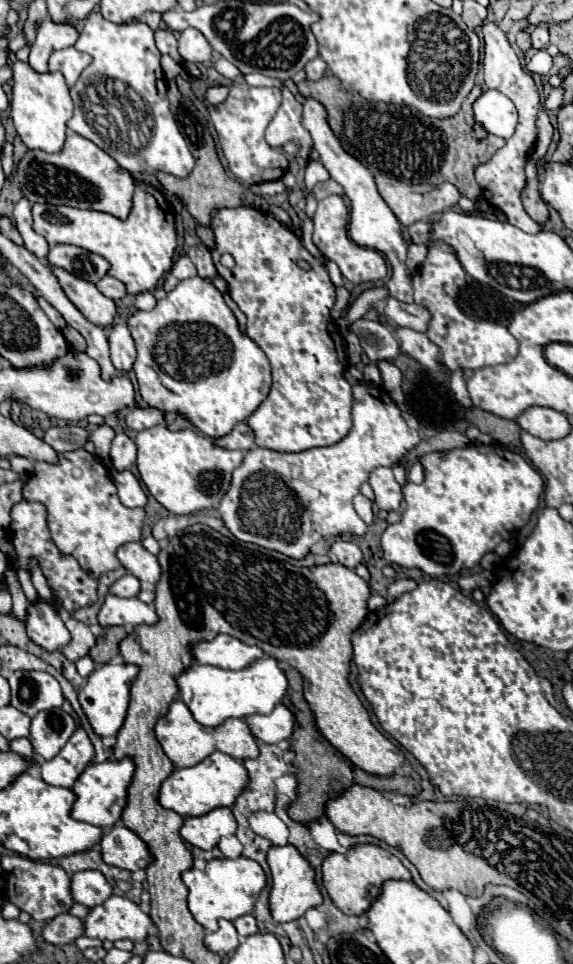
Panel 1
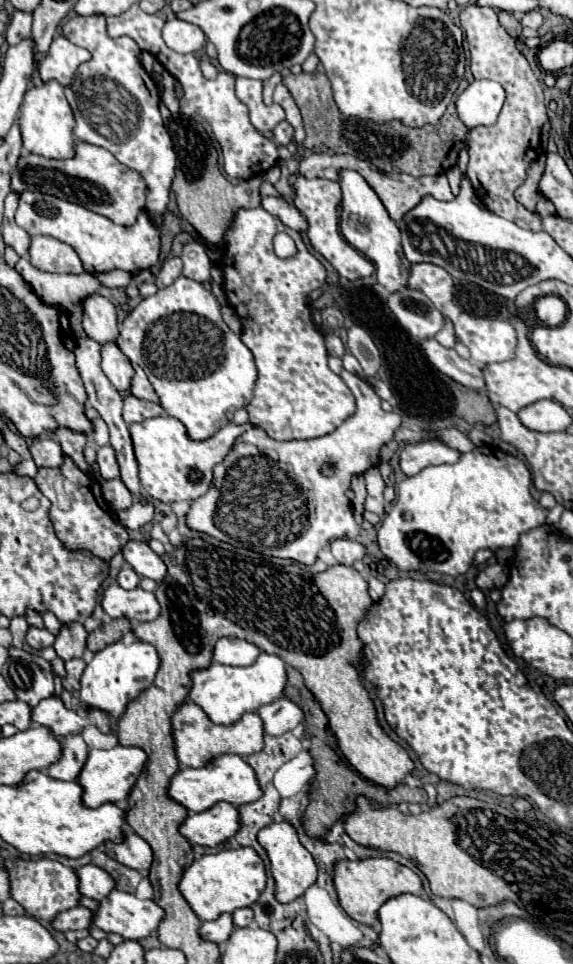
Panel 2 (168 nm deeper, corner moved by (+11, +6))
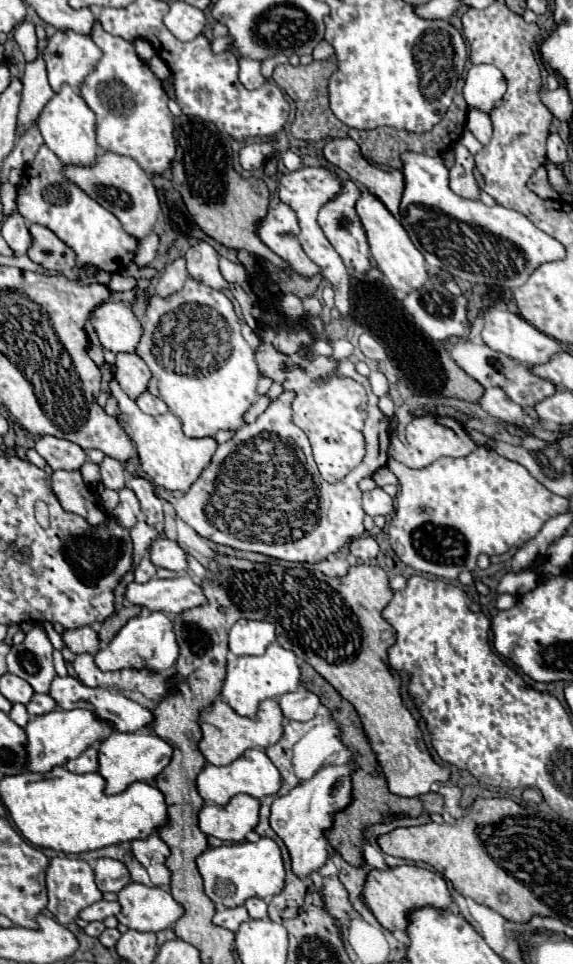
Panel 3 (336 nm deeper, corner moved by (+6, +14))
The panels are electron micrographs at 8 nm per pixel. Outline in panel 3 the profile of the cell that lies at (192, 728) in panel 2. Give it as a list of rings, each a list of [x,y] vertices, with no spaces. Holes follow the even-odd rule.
[[[215,700],[213,706],[209,706],[201,712],[203,740],[199,742],[199,748],[201,748],[201,752],[209,764],[227,766],[233,760],[237,760],[249,748],[273,746],[283,736],[283,722],[285,722],[285,716],[281,714],[277,700],[263,700],[253,718],[243,718],[237,712],[233,712],[233,708],[229,704]]]

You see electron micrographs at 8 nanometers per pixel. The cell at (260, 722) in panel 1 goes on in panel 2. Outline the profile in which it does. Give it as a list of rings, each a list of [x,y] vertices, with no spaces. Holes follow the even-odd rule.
[[[278,698],[276,702],[256,710],[256,714],[264,724],[264,732],[270,736],[280,736],[294,730],[304,718],[302,710],[288,698]]]

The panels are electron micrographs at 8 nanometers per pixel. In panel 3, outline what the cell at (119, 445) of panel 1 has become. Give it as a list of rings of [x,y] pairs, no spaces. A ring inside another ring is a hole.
[[[105,458],[101,462],[101,468],[99,468],[99,474],[101,474],[101,484],[105,488],[111,488],[111,490],[121,490],[125,486],[125,470],[121,466],[121,462],[117,462],[115,458]]]

